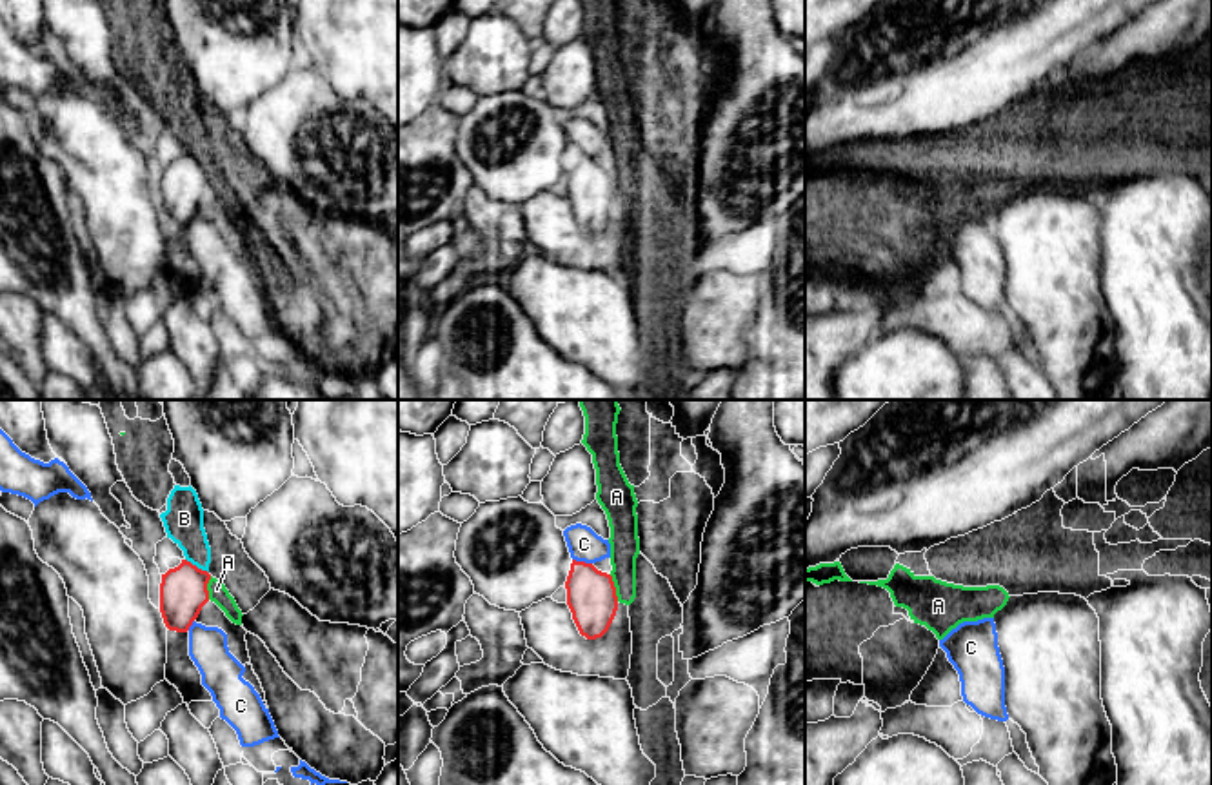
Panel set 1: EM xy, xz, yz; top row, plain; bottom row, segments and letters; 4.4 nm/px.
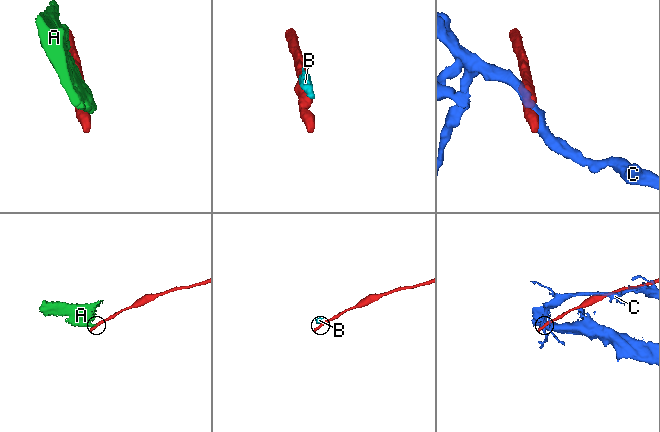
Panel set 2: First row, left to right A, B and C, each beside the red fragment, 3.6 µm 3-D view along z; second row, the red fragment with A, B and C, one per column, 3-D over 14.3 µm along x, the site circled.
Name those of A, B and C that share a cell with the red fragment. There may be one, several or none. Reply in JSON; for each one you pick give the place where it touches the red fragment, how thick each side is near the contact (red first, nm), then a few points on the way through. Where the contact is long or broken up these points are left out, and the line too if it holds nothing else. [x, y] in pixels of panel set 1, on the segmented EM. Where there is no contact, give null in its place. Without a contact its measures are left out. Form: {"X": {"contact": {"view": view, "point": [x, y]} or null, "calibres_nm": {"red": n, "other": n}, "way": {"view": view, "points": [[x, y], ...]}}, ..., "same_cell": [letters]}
{"same_cell": []}

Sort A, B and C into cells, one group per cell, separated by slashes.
A B / C

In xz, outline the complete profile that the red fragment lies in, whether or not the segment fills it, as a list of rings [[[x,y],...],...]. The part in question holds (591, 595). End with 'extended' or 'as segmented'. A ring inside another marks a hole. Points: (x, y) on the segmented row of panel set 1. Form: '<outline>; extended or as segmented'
[[[572,560],[565,581],[567,605],[581,636],[601,638],[618,611],[618,596],[612,576],[592,563]]]; as segmented

